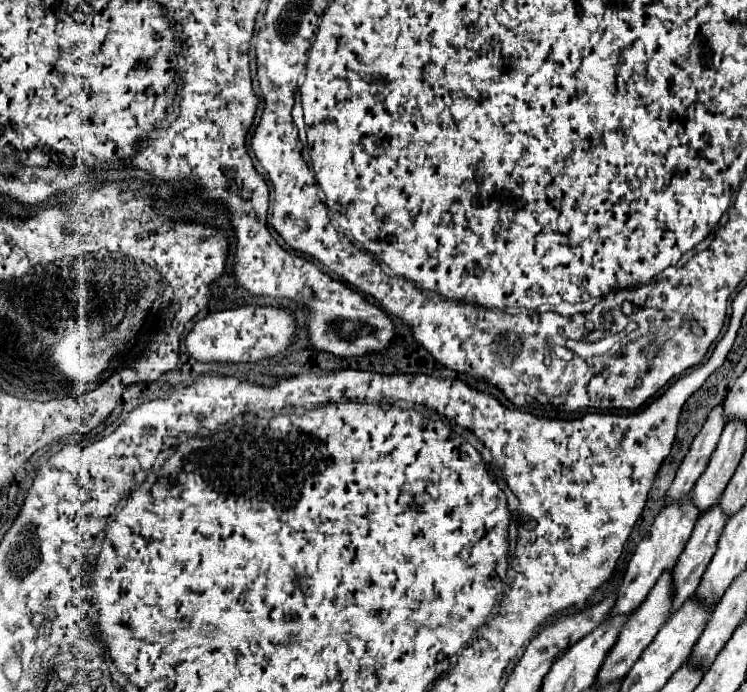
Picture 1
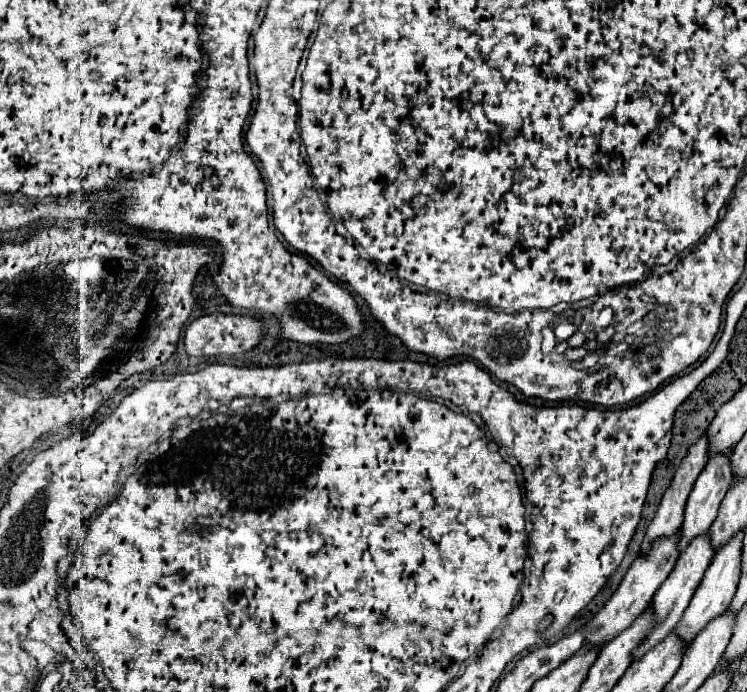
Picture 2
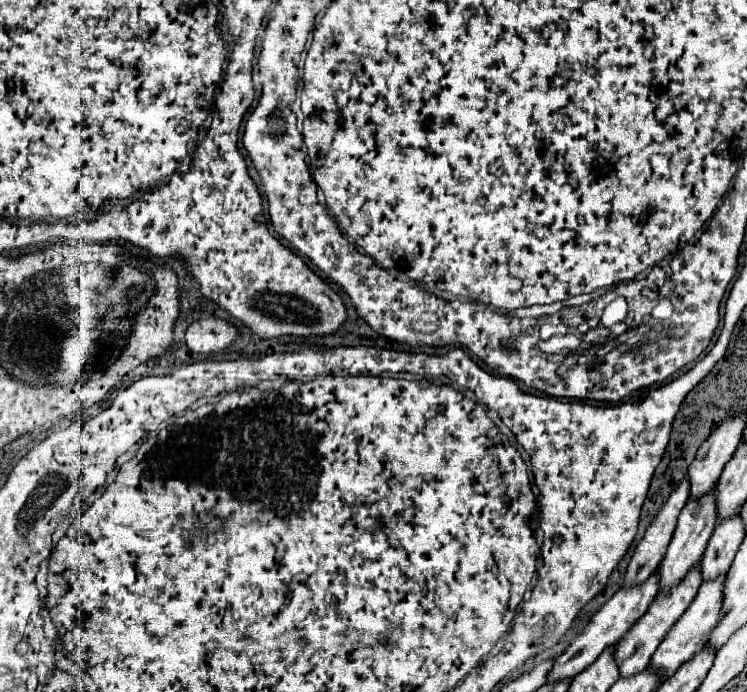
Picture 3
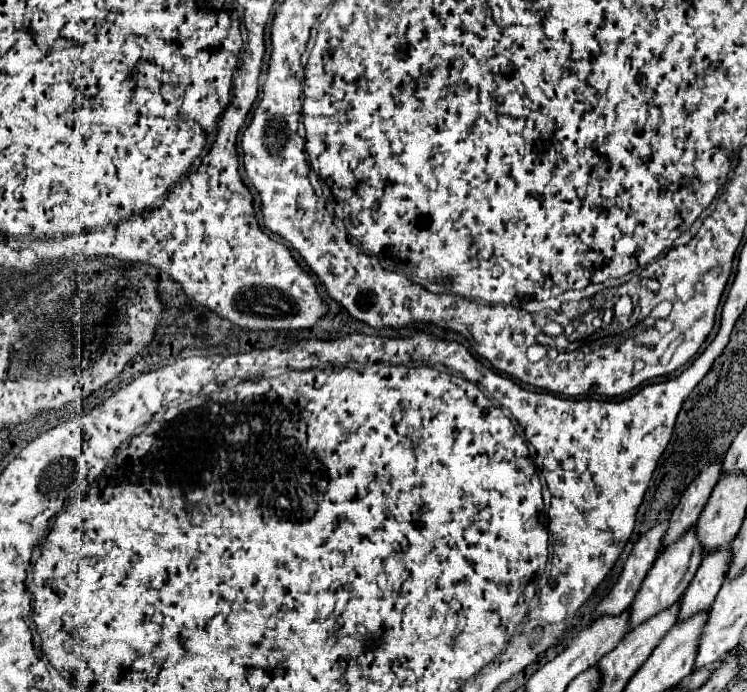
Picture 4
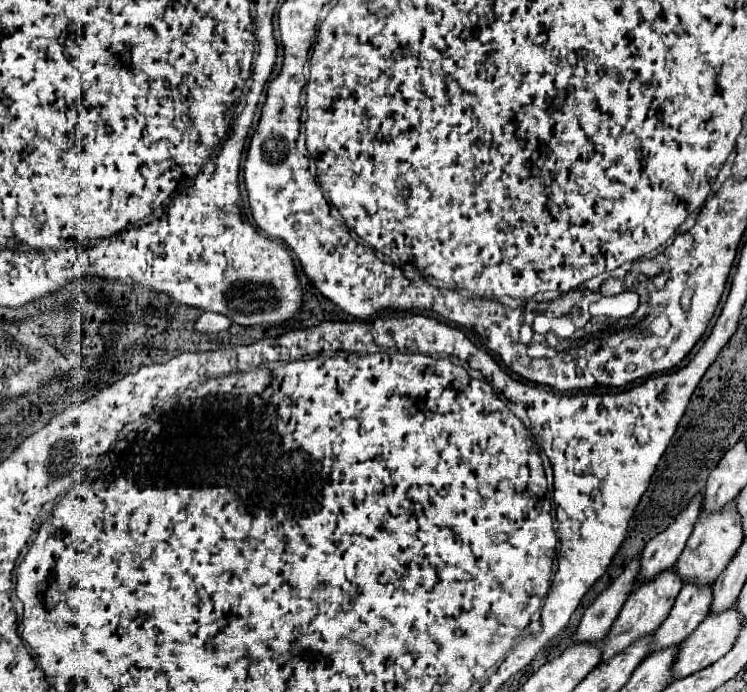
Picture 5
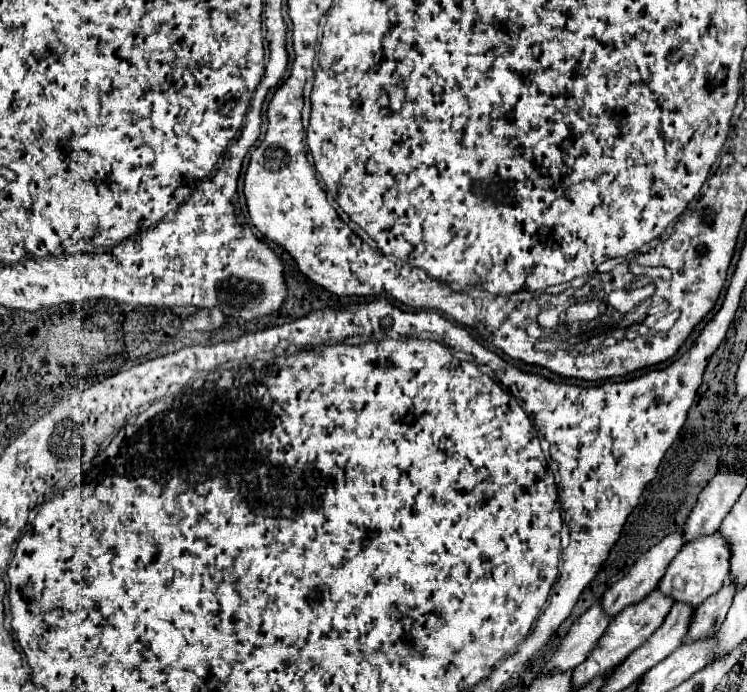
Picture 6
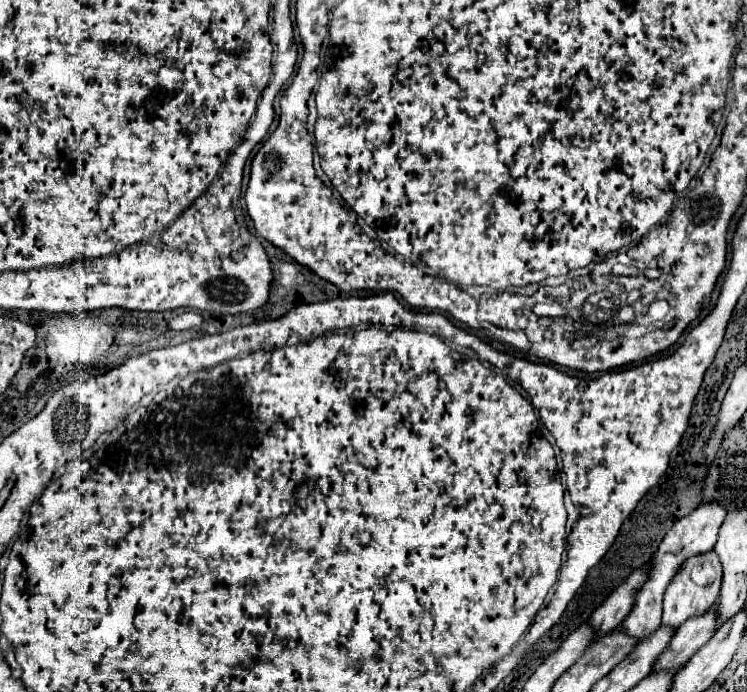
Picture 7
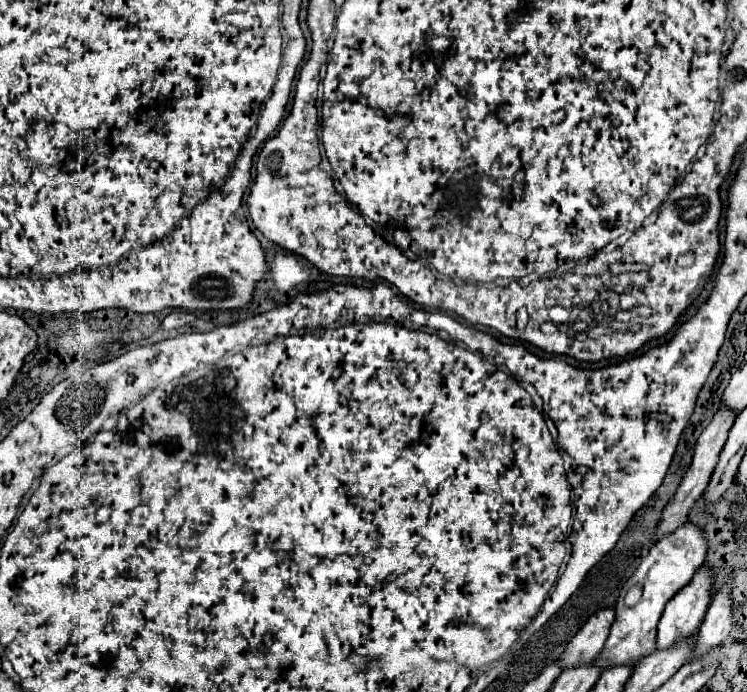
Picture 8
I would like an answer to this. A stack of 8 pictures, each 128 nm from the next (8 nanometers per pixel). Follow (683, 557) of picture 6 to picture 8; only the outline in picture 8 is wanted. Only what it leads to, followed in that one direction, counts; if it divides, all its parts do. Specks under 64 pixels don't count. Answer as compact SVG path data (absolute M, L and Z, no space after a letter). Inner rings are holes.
M702 566L690 584L686 584L668 604L658 622L658 650L668 650L688 640L702 624L712 598L714 578L706 566Z

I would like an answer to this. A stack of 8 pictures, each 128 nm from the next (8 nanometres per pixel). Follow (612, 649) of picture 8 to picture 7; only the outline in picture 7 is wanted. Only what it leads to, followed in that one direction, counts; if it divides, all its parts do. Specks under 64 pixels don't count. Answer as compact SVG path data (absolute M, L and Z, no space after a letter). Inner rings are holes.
M700 504L694 512L690 512L688 516L680 518L670 532L666 532L662 544L658 546L658 550L654 552L654 556L650 558L648 564L648 578L646 582L636 590L636 598L634 598L634 606L630 610L630 614L624 618L620 630L624 630L630 638L634 640L642 640L652 636L658 626L660 626L660 618L662 618L662 596L664 590L668 588L670 580L678 574L680 564L684 564L690 556L700 556L706 552L714 550L714 544L718 540L718 530L724 522L724 508L718 504Z

